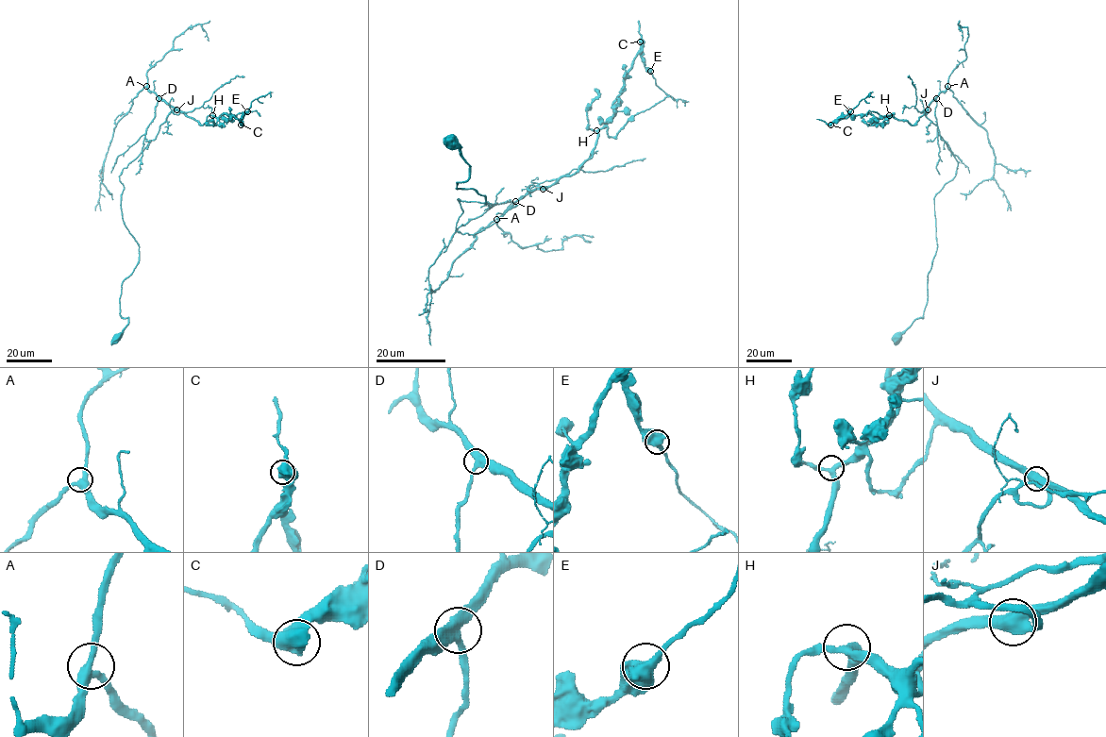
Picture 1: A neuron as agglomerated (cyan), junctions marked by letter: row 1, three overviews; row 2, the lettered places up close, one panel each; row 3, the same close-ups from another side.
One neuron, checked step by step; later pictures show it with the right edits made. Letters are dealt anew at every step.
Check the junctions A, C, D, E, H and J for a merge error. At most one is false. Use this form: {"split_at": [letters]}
{"split_at": []}

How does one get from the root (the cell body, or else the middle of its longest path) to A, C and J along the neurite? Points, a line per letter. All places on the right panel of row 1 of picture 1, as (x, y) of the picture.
A: (897, 337), (923, 317), (927, 276), (937, 249), (934, 197), (957, 169), (952, 152), (925, 114), (947, 86)
C: (897, 337), (923, 317), (937, 249), (934, 197), (958, 162), (927, 110), (913, 125), (870, 114), (830, 125)
J: (897, 337), (923, 317), (937, 249), (934, 197), (958, 165), (927, 109)

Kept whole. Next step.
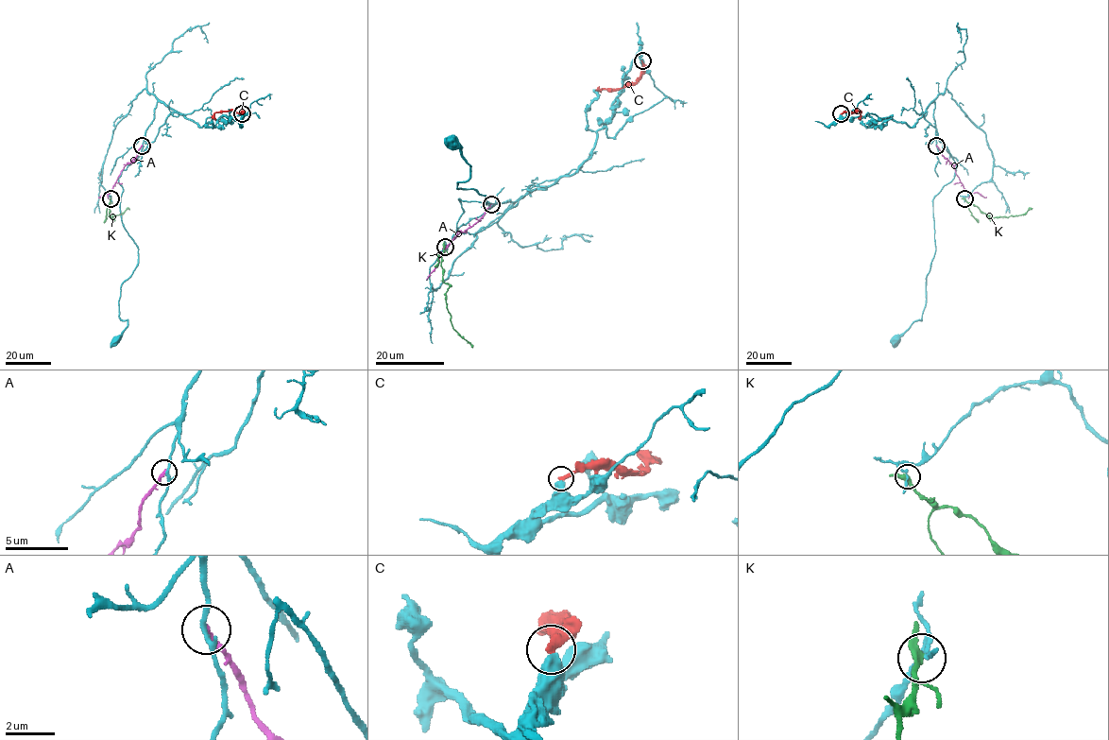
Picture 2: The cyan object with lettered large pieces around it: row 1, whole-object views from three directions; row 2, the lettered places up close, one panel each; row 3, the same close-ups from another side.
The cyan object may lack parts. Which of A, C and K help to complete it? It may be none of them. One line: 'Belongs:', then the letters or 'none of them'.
Belongs: none of them

